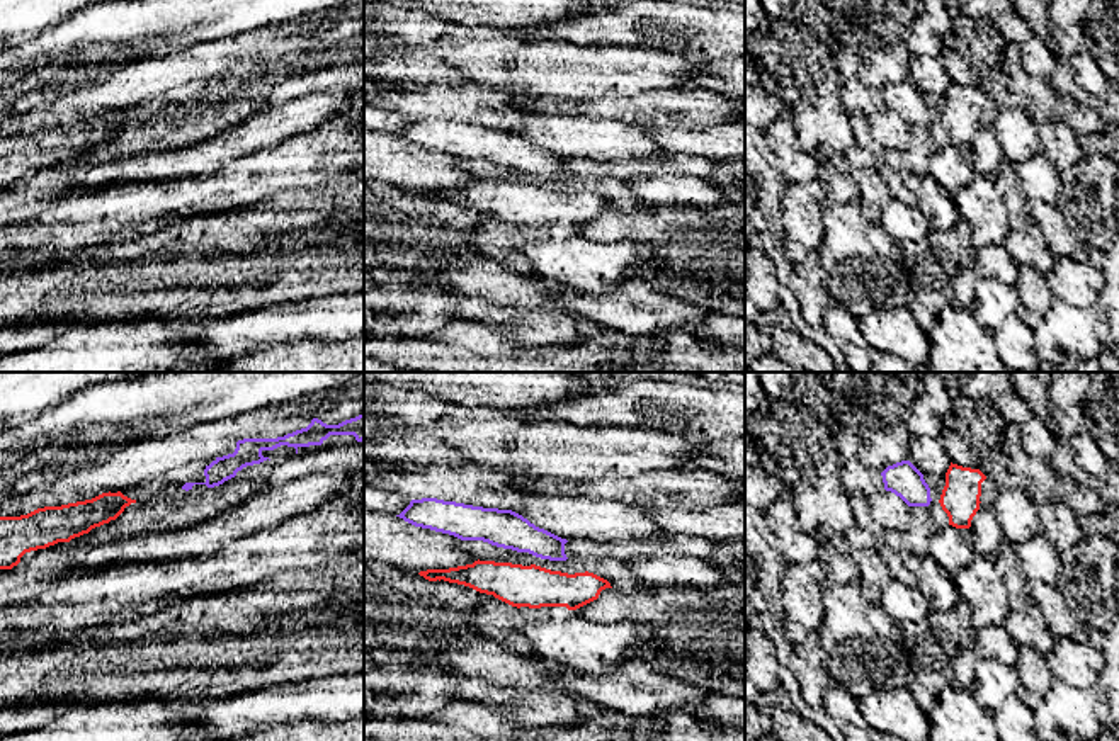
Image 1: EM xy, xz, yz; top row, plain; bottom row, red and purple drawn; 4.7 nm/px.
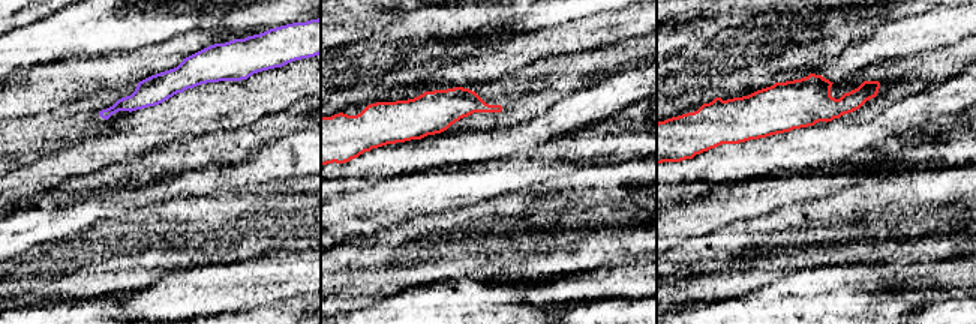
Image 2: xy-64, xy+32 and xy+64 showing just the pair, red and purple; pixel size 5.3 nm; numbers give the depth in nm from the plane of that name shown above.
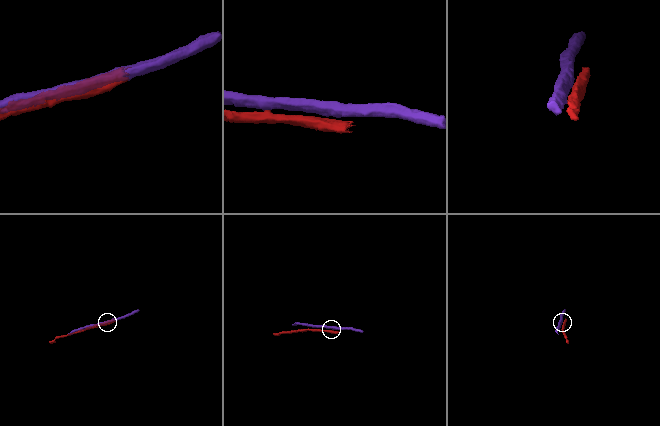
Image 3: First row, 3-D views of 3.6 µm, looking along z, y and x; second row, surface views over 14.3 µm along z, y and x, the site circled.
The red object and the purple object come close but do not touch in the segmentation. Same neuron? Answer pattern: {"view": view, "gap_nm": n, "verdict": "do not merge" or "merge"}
{"view": "yz", "gap_nm": 40, "verdict": "do not merge"}

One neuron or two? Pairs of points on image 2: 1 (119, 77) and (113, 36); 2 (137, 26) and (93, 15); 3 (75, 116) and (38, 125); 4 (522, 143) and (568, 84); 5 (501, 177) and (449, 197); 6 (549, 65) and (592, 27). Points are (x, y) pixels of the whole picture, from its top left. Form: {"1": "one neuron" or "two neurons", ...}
{"1": "two neurons", "2": "one neuron", "3": "one neuron", "4": "two neurons", "5": "one neuron", "6": "two neurons"}

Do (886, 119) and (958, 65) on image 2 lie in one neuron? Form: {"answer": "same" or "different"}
{"answer": "different"}

